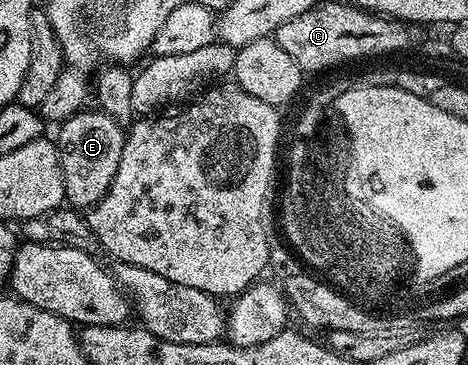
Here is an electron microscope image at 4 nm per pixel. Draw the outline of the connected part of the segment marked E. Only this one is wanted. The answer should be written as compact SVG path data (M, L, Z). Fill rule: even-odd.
M87 108L81 110L79 114L74 114L71 118L65 118L57 127L58 138L56 145L60 164L64 172L64 192L66 193L66 202L74 208L92 208L108 192L112 180L116 176L116 168L120 168L120 156L126 143L123 127L112 115L107 114L101 108Z

